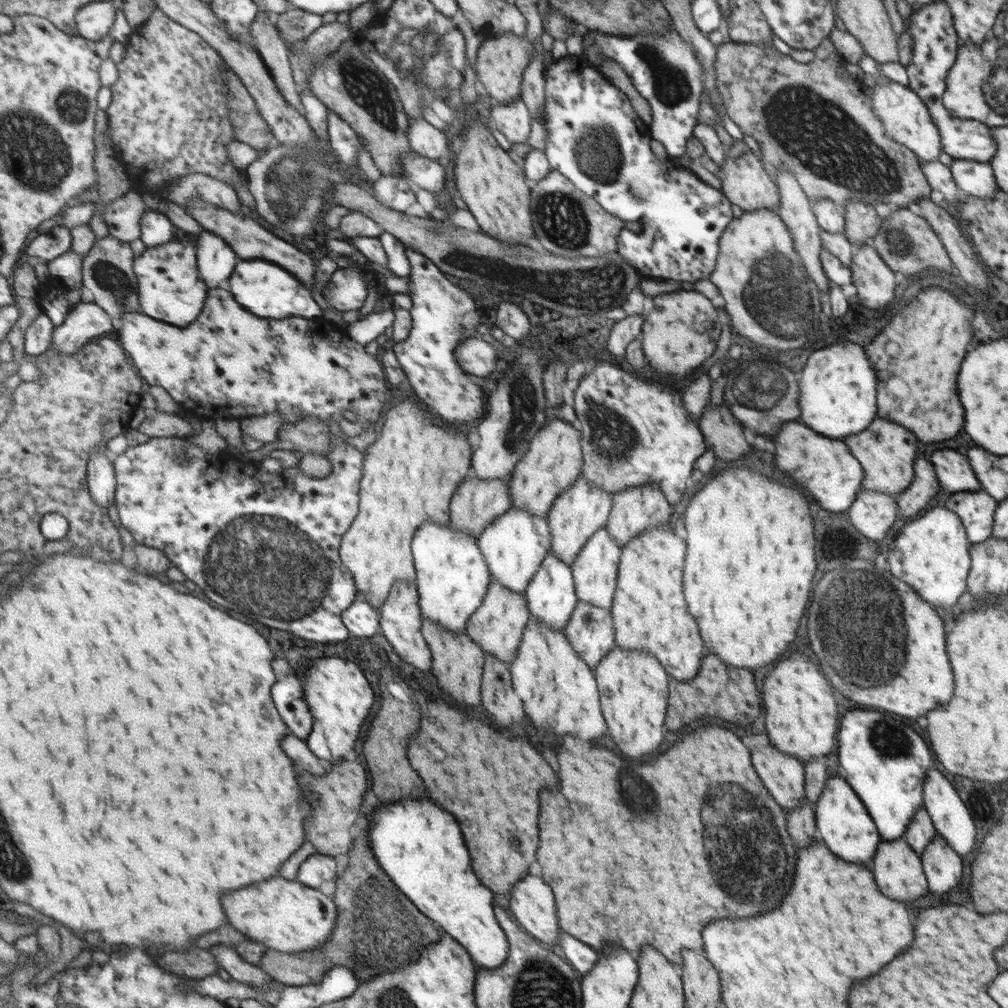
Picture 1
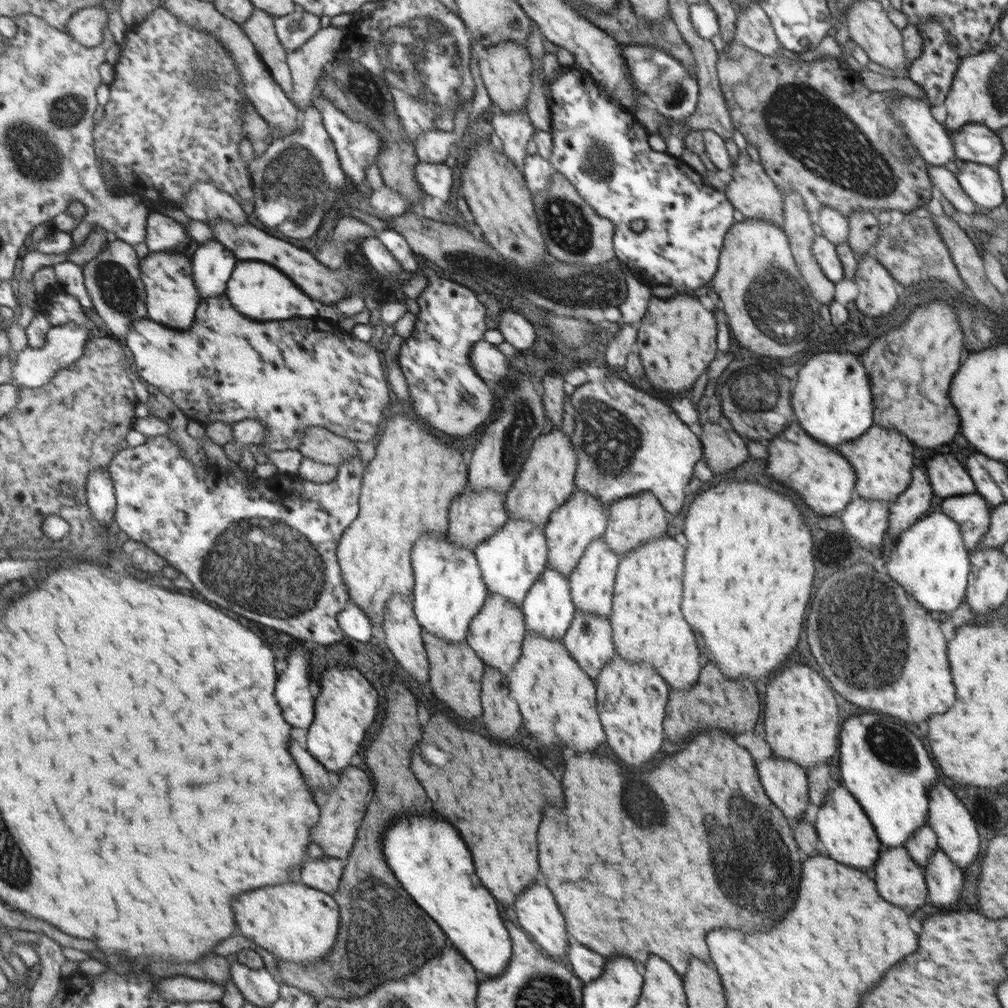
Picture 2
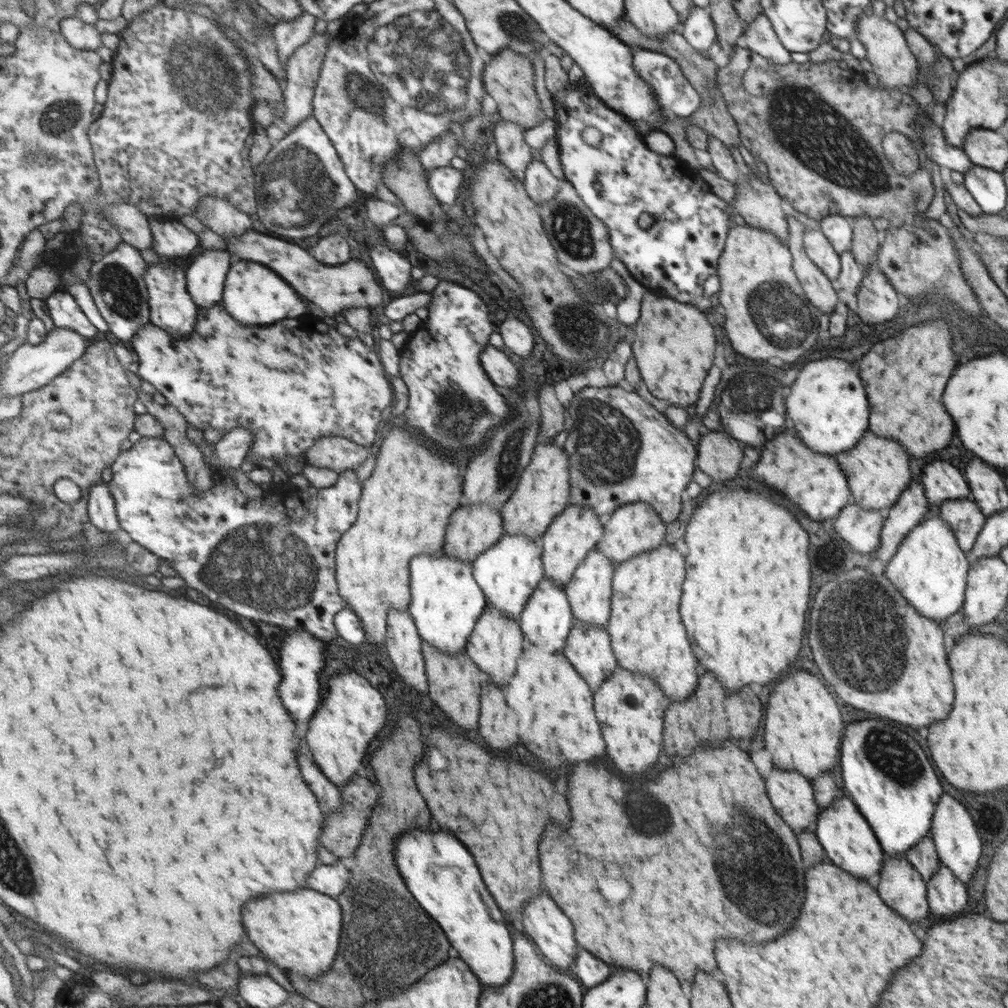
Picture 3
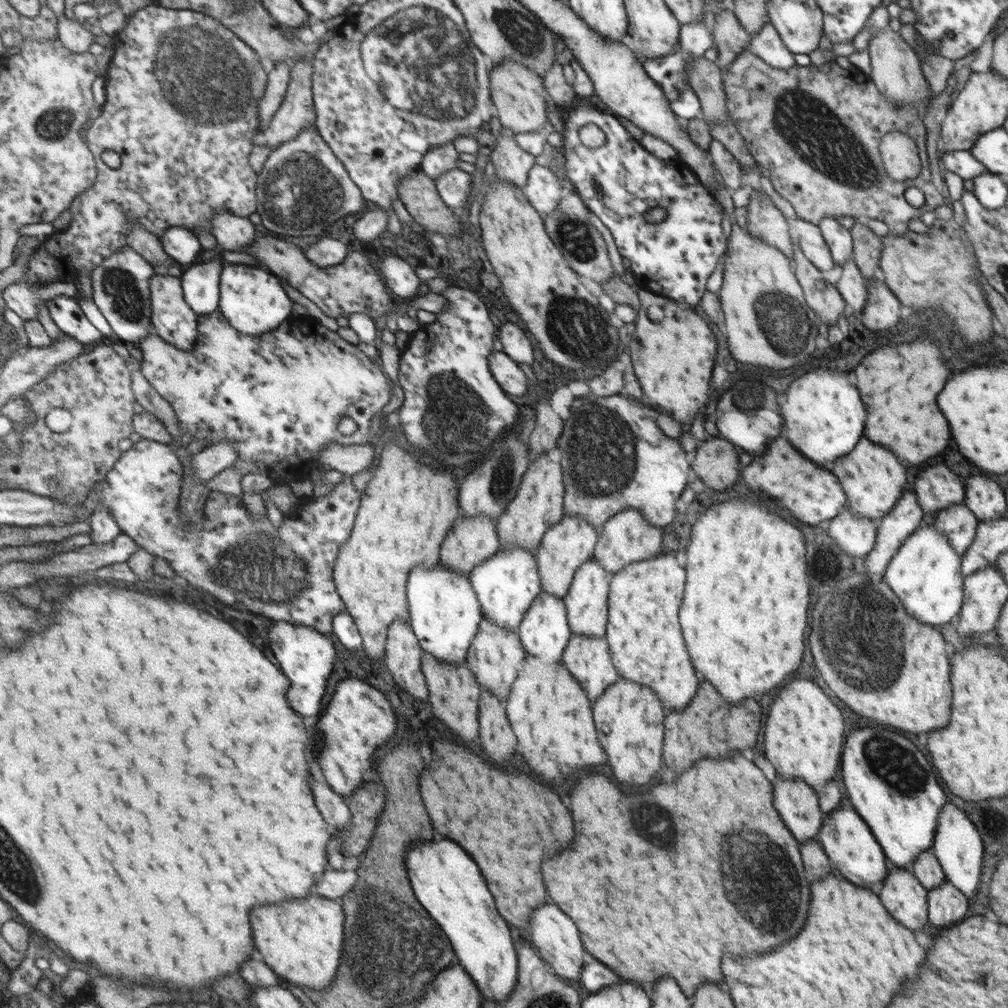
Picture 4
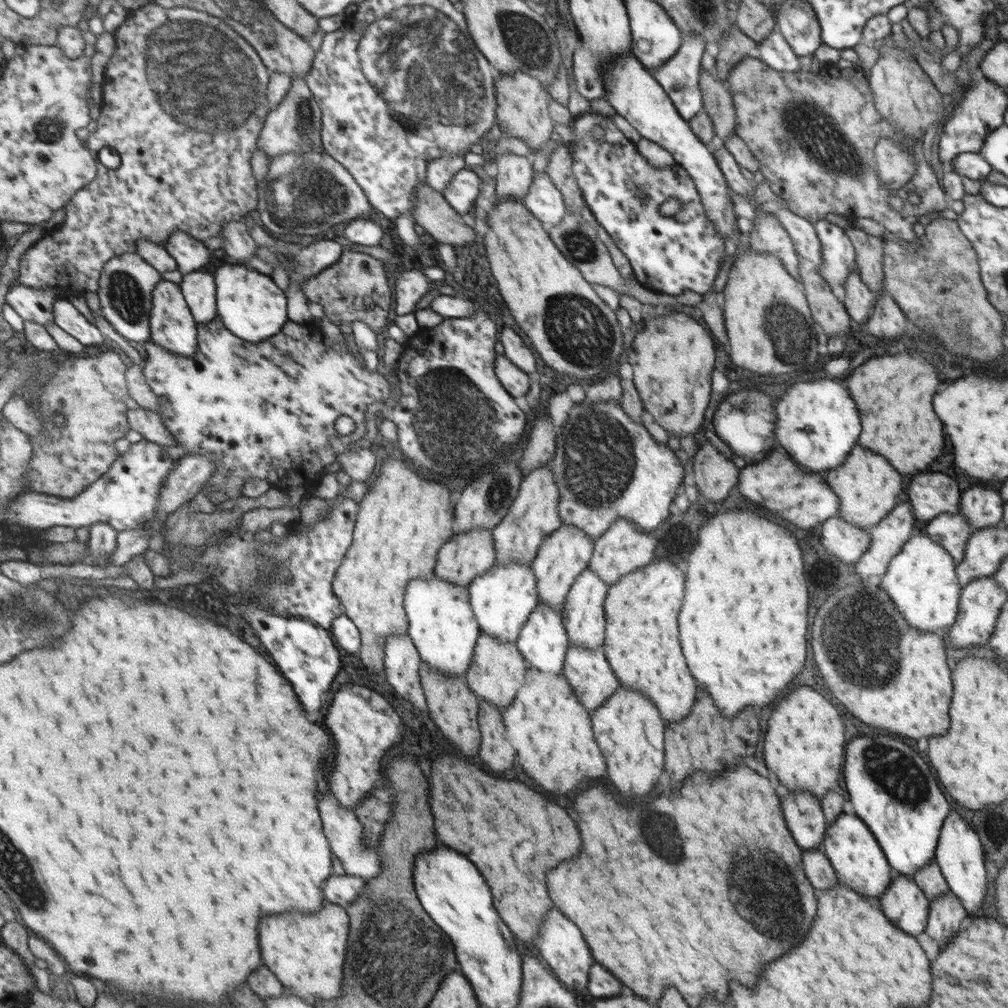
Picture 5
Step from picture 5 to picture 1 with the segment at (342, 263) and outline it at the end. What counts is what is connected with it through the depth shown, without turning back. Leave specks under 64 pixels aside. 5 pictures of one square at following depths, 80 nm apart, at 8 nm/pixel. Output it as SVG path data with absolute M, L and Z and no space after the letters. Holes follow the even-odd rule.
M197 199L187 212L193 219L207 231L222 236L234 249L238 256L242 259L249 258L265 258L271 260L283 268L287 268L289 272L293 272L299 280L303 280L305 284L312 286L315 284L315 262L307 253L293 247L293 244L281 238L275 238L273 232L269 232L267 228L261 227L258 220L253 214L246 210L231 212L227 208L216 207L207 201Z

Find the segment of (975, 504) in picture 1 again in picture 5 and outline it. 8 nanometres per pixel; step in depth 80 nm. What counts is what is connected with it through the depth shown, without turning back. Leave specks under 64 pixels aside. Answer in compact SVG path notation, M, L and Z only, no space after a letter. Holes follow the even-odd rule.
M961 513L937 515L920 528L950 553L955 564L962 561L967 539L973 530Z

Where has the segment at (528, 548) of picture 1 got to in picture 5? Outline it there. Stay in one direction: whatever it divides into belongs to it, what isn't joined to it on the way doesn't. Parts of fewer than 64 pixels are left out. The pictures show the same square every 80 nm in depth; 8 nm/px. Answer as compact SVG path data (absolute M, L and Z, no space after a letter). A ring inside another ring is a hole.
M495 561L486 574L469 582L470 605L481 632L501 642L513 643L533 608L539 603L537 581L530 563L499 563Z

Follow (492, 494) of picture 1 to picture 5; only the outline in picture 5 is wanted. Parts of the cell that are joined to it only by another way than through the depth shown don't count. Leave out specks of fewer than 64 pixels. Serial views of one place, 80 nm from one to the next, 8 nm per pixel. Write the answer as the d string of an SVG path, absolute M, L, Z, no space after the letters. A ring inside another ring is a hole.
M474 528L464 533L456 532L453 539L448 540L437 554L434 576L462 587L468 586L479 575L486 574L495 563L494 539L489 529Z

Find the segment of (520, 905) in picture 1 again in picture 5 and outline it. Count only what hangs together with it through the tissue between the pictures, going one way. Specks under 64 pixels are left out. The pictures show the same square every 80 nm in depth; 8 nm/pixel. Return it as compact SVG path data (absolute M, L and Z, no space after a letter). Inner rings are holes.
M551 912L551 916L545 916L545 918L547 920L541 924L541 930L539 930L537 940L534 942L537 955L550 964L555 976L558 976L558 979L566 984L567 988L576 993L581 990L588 991L589 972L594 962L591 960L587 946L585 946L585 940L581 938L579 930L565 916L561 916L561 912Z

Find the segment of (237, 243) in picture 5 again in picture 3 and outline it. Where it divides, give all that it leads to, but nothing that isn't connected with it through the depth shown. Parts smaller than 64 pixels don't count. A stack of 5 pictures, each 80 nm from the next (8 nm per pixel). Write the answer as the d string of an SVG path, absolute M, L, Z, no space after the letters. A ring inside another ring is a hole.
M205 195L198 215L195 216L205 227L222 236L225 240L233 235L244 235L253 228L253 220L228 200Z

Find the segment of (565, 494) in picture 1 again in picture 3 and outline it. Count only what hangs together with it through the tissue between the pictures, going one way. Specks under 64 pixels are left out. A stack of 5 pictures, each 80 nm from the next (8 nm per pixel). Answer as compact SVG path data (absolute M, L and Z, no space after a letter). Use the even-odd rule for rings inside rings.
M568 505L561 514L555 516L553 522L546 528L545 534L539 536L538 541L542 547L542 563L546 578L563 588L578 564L591 552L595 542L602 538L603 531L604 528L601 528L597 515L587 506Z

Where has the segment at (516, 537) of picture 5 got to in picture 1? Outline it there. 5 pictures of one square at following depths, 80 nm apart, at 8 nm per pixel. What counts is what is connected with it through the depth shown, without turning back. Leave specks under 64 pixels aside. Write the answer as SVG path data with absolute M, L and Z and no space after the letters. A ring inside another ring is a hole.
M552 416L551 424L544 424L530 440L526 454L517 463L508 480L510 500L514 506L535 516L549 514L554 500L561 492L571 488L582 471L582 446L579 446L580 430Z

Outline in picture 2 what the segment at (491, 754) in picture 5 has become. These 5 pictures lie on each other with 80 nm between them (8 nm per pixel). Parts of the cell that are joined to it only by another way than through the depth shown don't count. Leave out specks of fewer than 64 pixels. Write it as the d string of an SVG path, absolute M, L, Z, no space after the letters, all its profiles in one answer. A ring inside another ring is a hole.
M487 665L487 676L483 675L483 726L487 732L491 732L491 736L495 736L495 740L507 740L511 738L517 728L521 726L521 714L517 710L517 704L513 698L509 698L509 690L507 690L507 682L505 676L492 666Z

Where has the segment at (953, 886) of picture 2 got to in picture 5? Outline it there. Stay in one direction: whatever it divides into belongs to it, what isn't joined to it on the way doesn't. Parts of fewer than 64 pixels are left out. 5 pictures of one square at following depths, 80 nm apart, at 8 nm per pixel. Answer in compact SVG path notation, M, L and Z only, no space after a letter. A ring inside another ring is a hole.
M947 890L931 899L925 934L937 942L937 946L943 946L957 934L963 918L965 918L965 909L961 901L958 896Z

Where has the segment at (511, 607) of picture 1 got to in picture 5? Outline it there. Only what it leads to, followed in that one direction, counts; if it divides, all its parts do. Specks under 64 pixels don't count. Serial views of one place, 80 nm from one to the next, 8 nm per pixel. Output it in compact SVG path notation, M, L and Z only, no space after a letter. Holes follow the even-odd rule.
M483 632L476 638L473 654L465 672L466 681L471 692L481 700L495 706L507 706L515 696L517 688L525 678L527 664L518 651L515 642L501 642Z

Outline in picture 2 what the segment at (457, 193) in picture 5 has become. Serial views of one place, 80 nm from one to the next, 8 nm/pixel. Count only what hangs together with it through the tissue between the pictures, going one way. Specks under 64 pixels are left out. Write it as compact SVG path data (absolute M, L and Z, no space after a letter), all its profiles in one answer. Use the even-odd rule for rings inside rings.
M417 160L413 174L420 190L433 198L437 204L443 204L451 192L453 174L444 163L426 163Z

